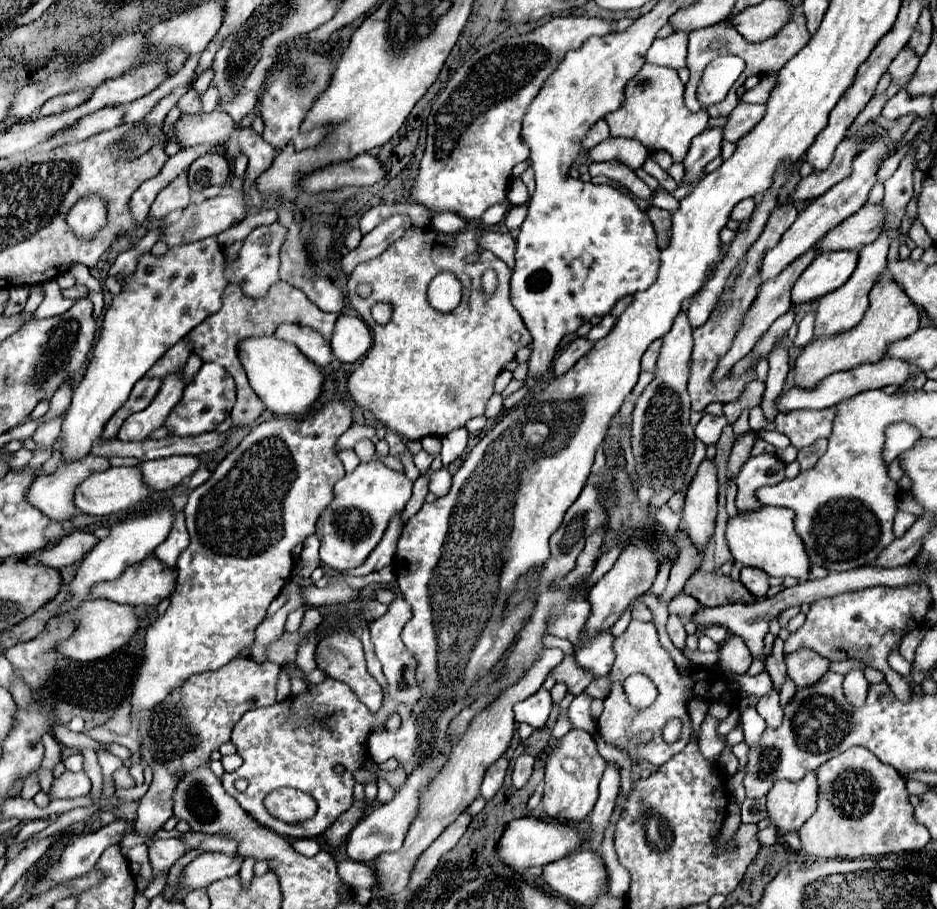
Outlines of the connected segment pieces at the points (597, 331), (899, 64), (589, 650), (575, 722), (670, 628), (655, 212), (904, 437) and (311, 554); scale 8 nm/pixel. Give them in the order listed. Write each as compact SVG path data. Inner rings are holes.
M607 314L607 316L603 316L603 320L599 322L599 324L595 324L591 330L589 330L589 334L585 336L587 340L591 340L591 342L597 342L597 340L601 340L601 338L605 338L605 334L613 328L613 324L615 324L615 316L613 314Z
M901 50L899 56L895 58L895 62L891 62L887 72L891 74L891 80L899 86L899 90L903 90L907 86L907 80L915 72L917 64L919 64L919 56L911 54L911 50Z
M609 630L599 634L599 638L593 638L591 642L587 642L587 646L579 648L577 652L579 666L587 670L593 678L607 676L611 670L613 658L615 658L613 656L613 636Z
M579 694L579 696L571 702L571 706L569 706L569 710L567 710L567 718L569 718L569 722L571 722L571 728L583 728L583 730L587 730L589 734L595 734L595 732L597 732L595 722L593 722L593 718L591 718L591 710L589 710L591 700L593 700L593 698L587 696L587 694Z
M669 614L669 622L667 622L667 634L671 638L671 642L681 650L685 648L685 628L683 628L683 620L675 614Z
M651 206L647 210L647 216L649 220L653 222L653 228L655 228L655 236L657 236L657 246L663 248L667 246L667 234L669 234L669 226L671 226L671 214L663 208L657 208L657 206Z
M895 422L885 430L885 446L883 446L883 462L891 464L905 450L909 450L915 440L921 438L921 432L909 422Z
M311 534L305 542L303 542L303 552L301 552L301 560L303 560L303 570L299 572L299 578L307 580L313 570L319 566L319 540L315 534Z

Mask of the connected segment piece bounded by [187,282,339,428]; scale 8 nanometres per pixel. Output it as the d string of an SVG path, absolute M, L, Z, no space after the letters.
M279 282L275 284L267 296L263 298L247 298L243 294L243 290L239 290L239 286L229 284L223 292L223 306L219 312L211 314L207 320L203 320L197 328L193 328L187 334L187 340L191 342L191 352L197 354L203 362L217 362L221 364L235 380L236 402L235 408L231 410L231 420L233 420L233 428L241 428L241 426L249 426L264 411L264 404L260 398L251 390L247 374L243 364L239 362L239 354L237 354L237 344L249 336L275 336L275 330L279 324L283 322L291 322L291 324L301 324L301 326L313 326L313 330L319 330L327 340L333 334L333 326L339 314L335 312L323 312L319 308L315 308L307 296L299 290L293 288L287 282Z

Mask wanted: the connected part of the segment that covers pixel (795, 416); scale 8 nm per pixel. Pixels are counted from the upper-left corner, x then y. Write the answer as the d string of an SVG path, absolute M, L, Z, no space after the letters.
M793 410L775 416L775 430L789 436L795 448L811 446L817 438L829 438L835 410Z

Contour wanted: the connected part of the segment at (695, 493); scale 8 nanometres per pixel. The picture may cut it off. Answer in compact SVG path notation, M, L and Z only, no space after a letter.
M705 458L685 496L685 508L681 518L681 530L689 534L689 538L699 546L705 548L709 538L715 530L715 516L717 516L717 466L715 460Z

